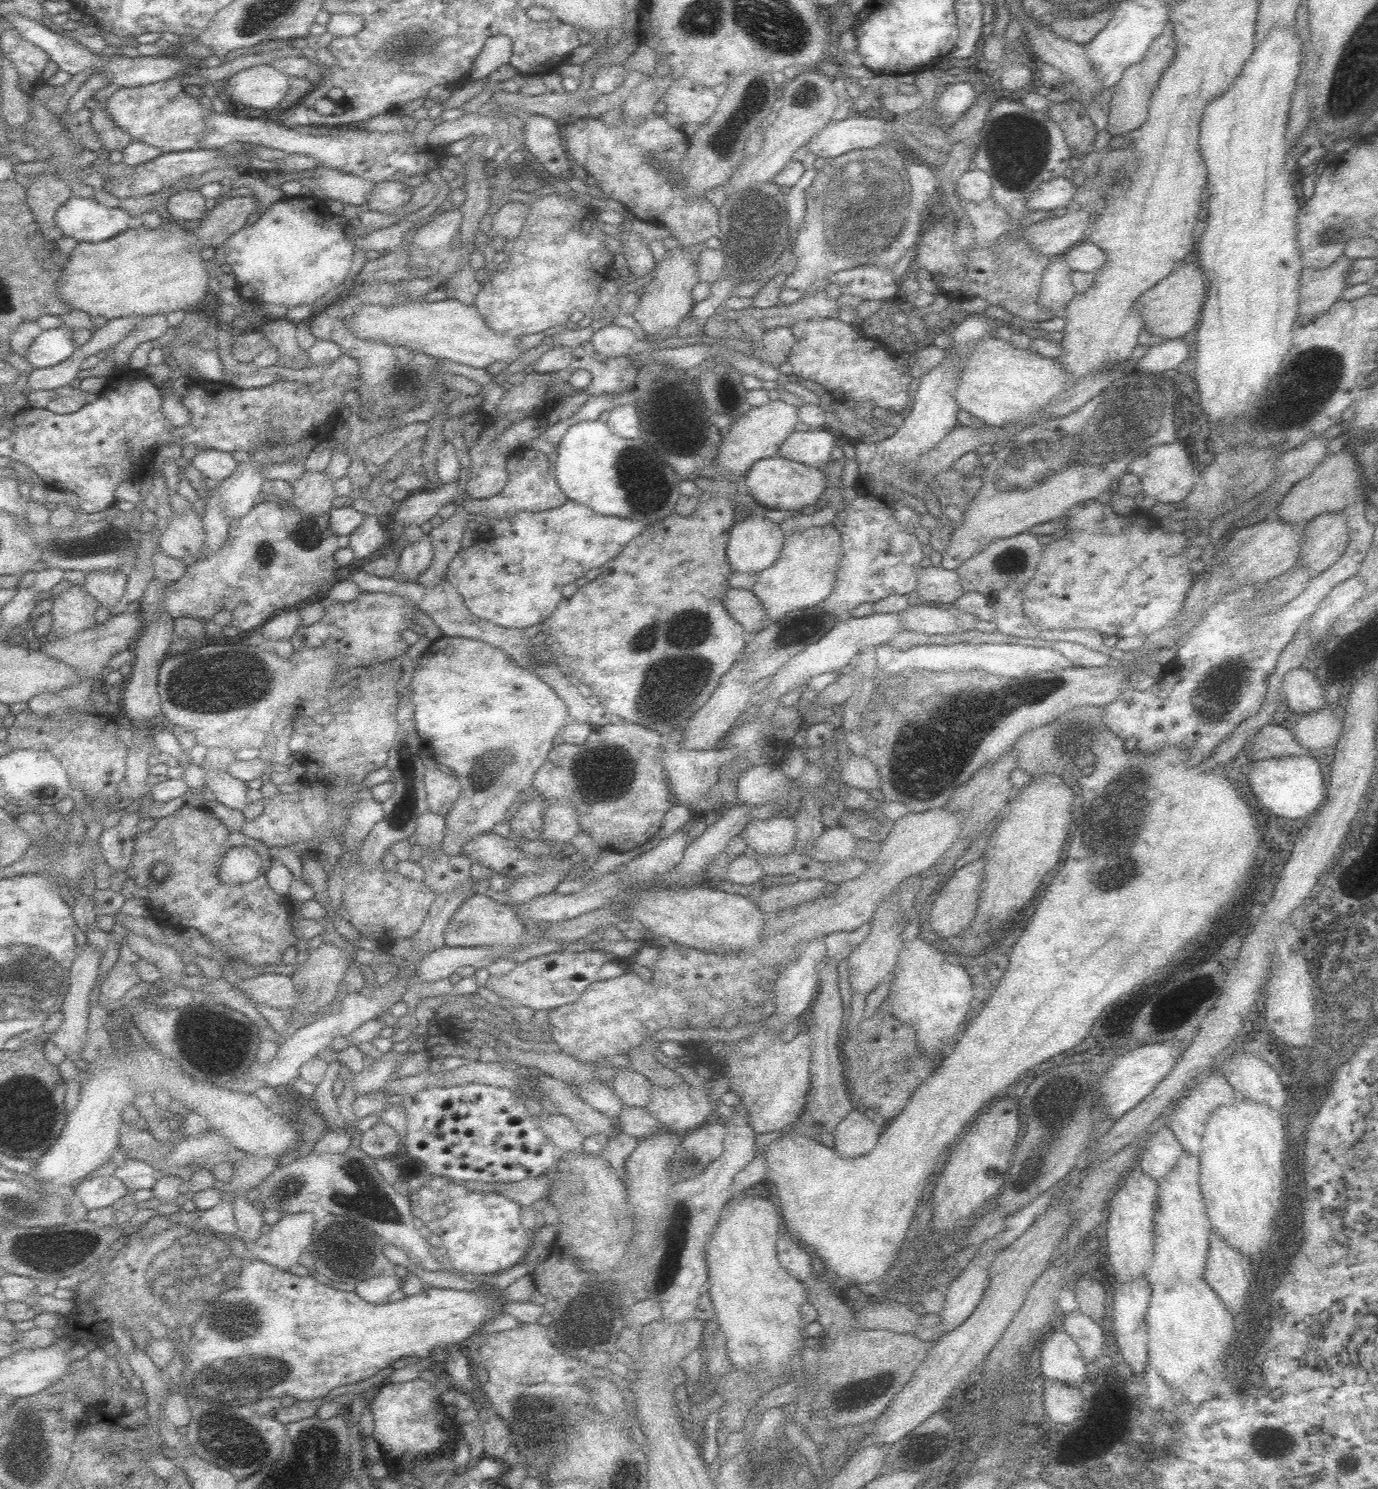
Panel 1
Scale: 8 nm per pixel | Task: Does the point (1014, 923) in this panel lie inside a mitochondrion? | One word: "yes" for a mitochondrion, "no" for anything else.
no

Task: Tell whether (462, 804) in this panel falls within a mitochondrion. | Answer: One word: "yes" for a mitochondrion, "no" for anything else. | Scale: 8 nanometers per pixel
no

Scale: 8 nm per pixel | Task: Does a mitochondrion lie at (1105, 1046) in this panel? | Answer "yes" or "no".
no

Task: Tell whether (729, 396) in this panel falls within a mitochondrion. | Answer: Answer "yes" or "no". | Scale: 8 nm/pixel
no

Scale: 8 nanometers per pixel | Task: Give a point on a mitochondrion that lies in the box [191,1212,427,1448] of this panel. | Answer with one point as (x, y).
(244, 1331)

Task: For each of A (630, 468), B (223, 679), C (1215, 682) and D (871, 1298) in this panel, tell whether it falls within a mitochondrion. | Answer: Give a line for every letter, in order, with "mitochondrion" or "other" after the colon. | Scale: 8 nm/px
A: mitochondrion
B: mitochondrion
C: mitochondrion
D: other

